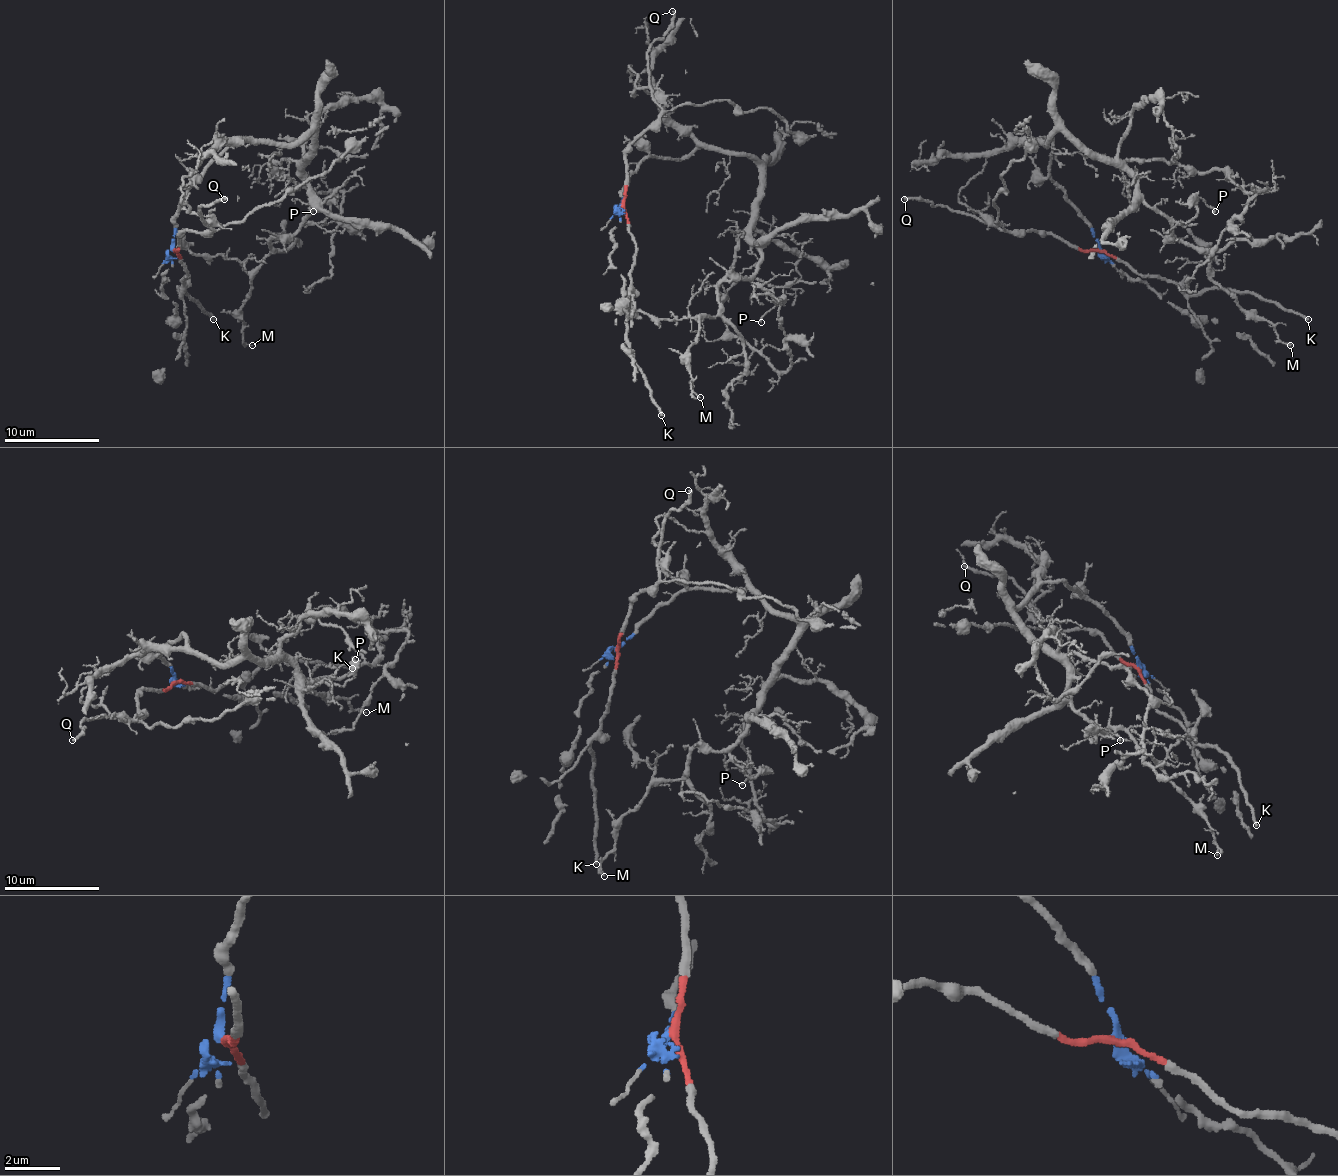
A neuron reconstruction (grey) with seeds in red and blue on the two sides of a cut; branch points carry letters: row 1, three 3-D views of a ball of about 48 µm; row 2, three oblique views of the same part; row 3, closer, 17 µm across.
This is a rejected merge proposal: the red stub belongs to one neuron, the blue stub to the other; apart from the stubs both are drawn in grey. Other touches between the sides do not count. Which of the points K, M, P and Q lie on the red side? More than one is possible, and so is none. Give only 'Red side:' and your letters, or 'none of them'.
Red side: K, Q

